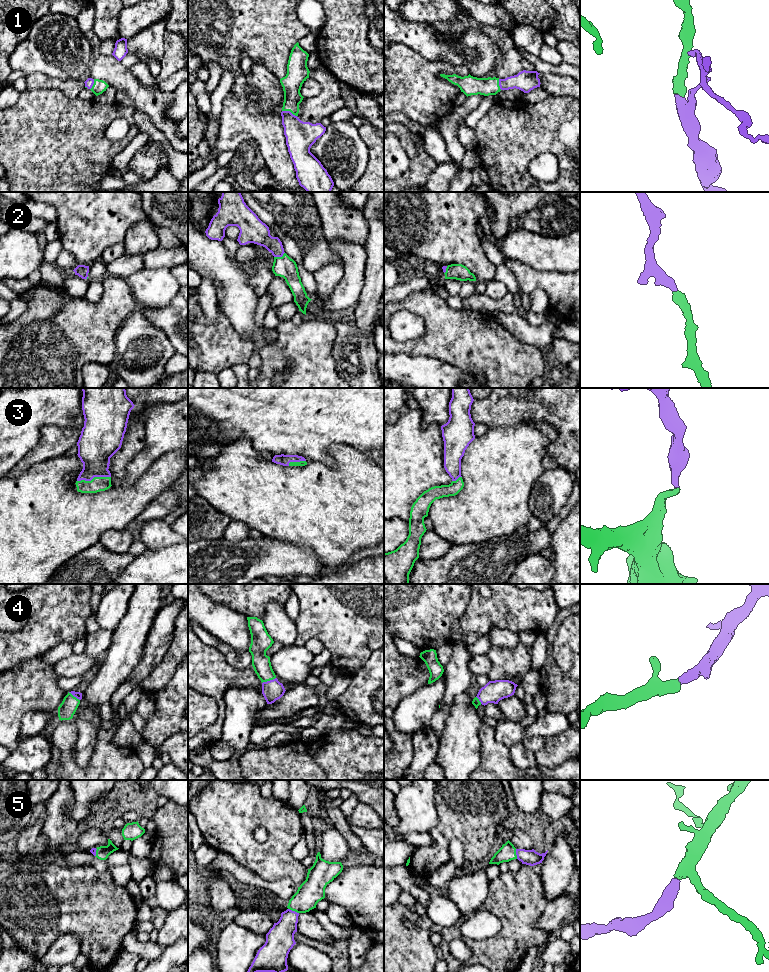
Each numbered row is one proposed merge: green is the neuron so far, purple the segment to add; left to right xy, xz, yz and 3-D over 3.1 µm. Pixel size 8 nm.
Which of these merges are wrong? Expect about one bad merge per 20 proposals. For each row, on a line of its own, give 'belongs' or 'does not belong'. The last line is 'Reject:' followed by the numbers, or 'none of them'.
1: belongs
2: belongs
3: belongs
4: belongs
5: belongs
Reject: none of them

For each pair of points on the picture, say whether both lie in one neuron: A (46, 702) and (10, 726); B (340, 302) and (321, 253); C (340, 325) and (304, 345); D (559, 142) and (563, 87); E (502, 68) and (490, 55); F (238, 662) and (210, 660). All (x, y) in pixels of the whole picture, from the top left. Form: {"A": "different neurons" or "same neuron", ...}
{"A": "same neuron", "B": "different neurons", "C": "different neurons", "D": "different neurons", "E": "different neurons", "F": "different neurons"}

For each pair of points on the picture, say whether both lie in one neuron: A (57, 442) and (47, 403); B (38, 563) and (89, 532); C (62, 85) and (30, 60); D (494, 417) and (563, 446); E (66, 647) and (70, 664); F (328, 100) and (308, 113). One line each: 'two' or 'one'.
A: two
B: one
C: two
D: one
E: two
F: one

